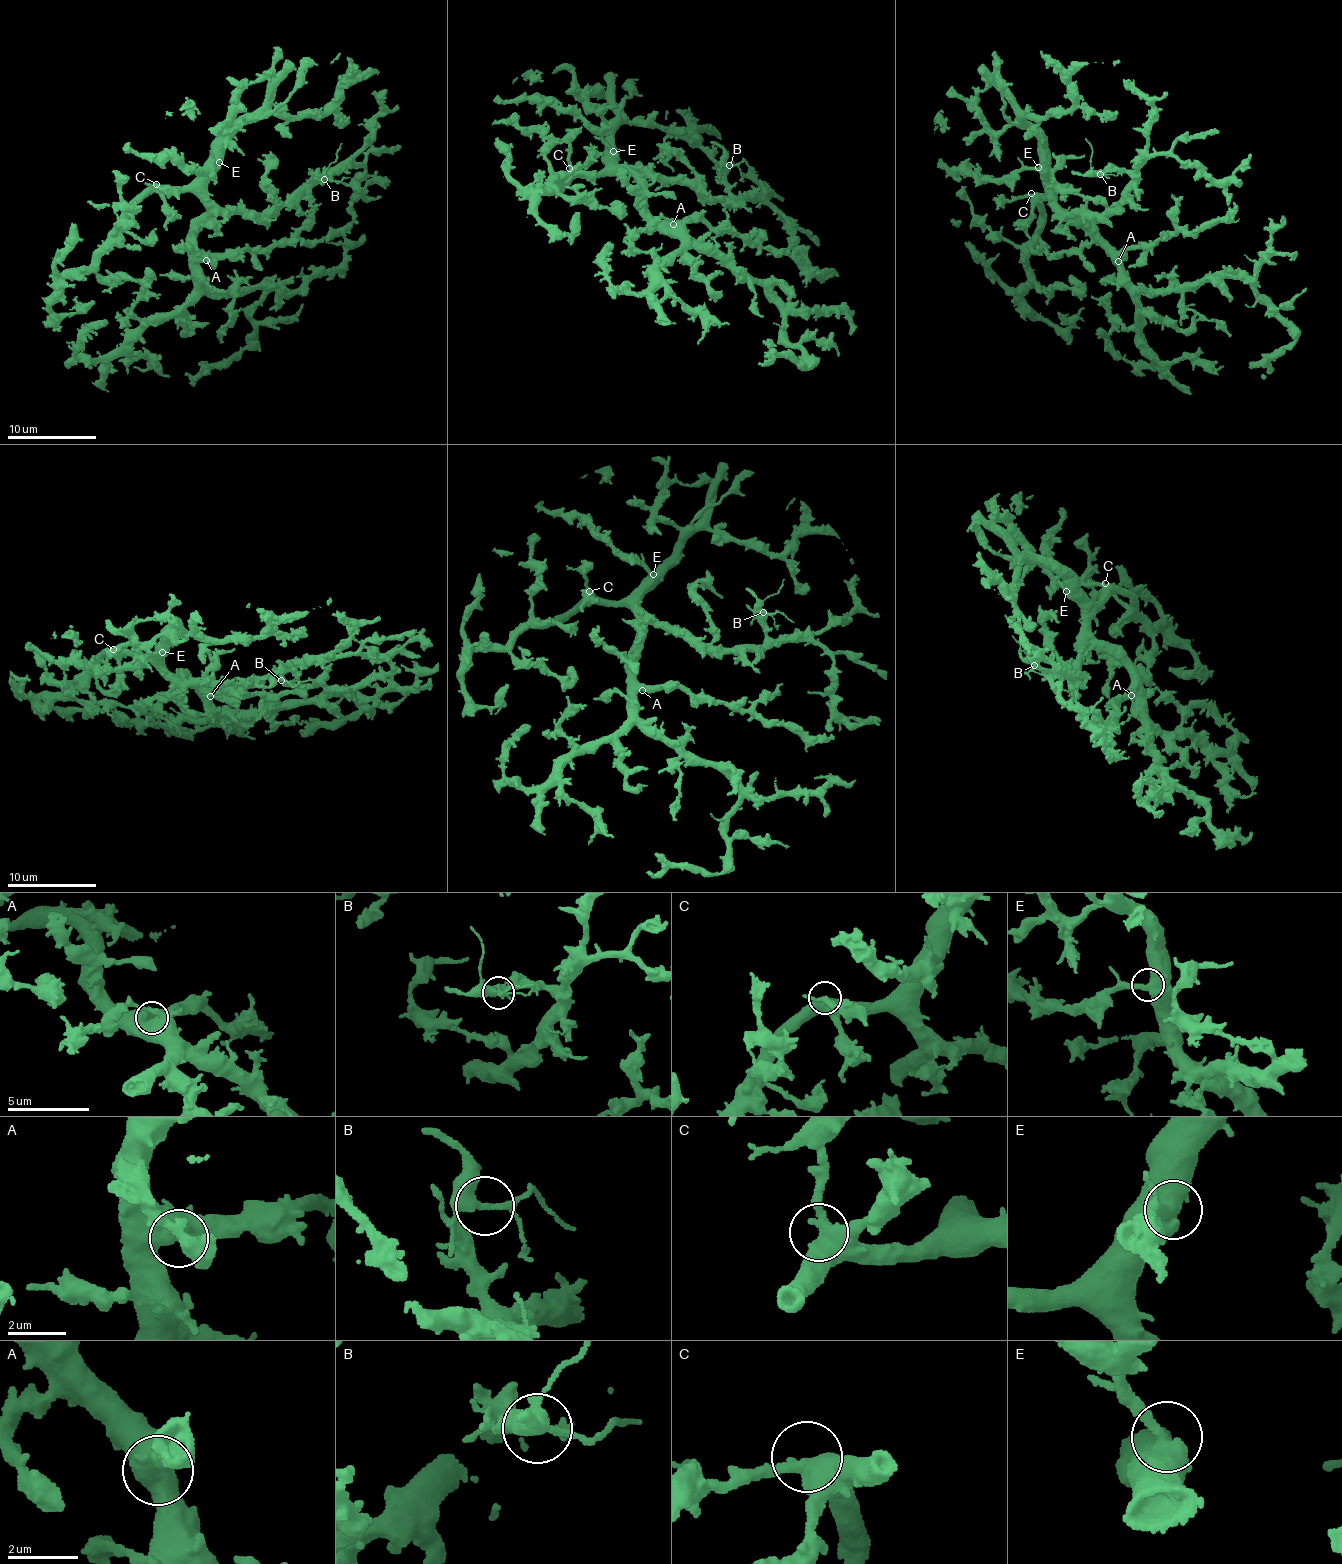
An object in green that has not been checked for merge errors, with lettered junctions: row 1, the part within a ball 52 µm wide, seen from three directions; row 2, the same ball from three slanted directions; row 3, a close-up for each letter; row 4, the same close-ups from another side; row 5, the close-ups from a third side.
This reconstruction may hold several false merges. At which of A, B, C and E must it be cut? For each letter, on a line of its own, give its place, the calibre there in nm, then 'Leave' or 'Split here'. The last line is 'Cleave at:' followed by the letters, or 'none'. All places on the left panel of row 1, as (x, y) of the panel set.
A: Place: (206, 260). Thickness 550 nm. Leave
B: Place: (324, 179). Thickness 320 nm. Leave
C: Place: (156, 184). Thickness 550 nm. Leave
E: Place: (219, 162). Thickness 650 nm. Leave
Cleave at: none

